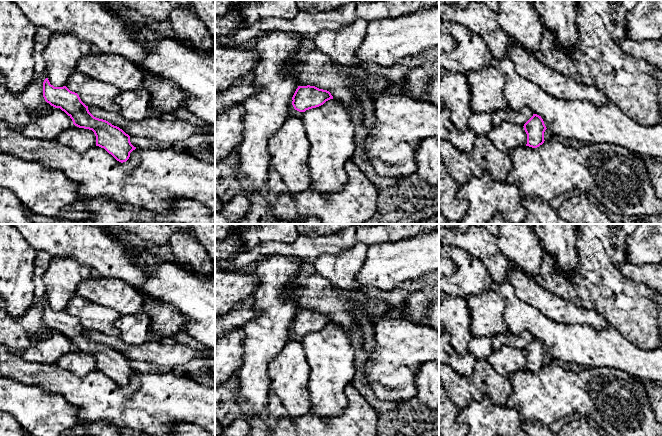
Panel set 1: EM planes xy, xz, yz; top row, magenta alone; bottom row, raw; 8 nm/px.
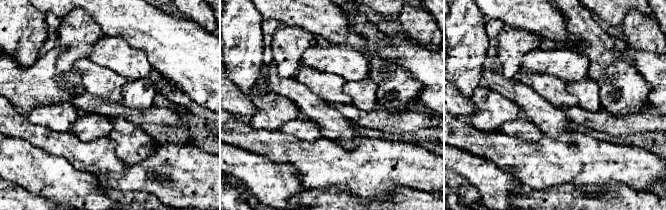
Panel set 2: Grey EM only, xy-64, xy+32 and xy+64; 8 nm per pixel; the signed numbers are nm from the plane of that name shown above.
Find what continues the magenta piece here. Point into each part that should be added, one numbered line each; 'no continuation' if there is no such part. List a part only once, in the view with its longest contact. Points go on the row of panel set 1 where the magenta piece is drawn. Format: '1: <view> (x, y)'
no continuation

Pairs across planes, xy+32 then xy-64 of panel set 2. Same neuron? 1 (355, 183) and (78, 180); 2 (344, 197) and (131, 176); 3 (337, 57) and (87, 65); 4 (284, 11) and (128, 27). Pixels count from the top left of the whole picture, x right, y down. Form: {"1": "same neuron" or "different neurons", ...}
{"1": "different neurons", "2": "different neurons", "3": "different neurons", "4": "same neuron"}

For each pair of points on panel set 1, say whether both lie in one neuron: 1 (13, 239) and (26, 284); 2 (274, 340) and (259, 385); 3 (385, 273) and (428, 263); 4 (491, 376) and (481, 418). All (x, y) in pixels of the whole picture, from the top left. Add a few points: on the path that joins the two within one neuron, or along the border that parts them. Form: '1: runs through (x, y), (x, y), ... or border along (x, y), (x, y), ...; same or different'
1: runs through (13, 250), (13, 271), (15, 273); same
2: runs through (263, 351), (259, 355), (259, 374); same
3: runs through (396, 263), (417, 263); same
4: border along (505, 405), (496, 405), (485, 395), (466, 407); different

